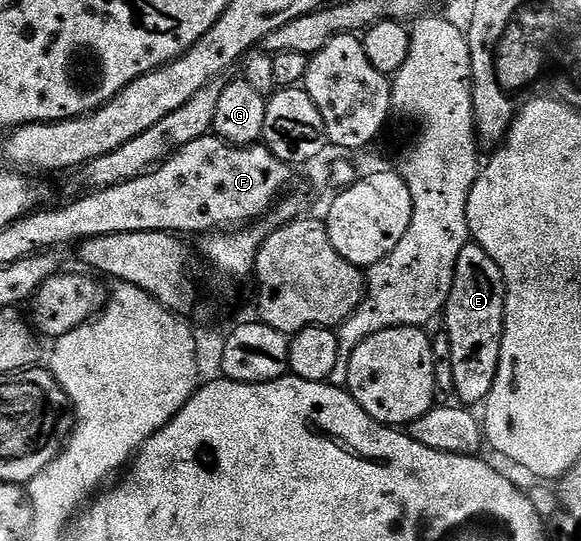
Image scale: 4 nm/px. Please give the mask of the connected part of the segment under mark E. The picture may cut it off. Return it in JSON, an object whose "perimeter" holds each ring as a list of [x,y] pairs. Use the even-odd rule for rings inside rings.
{"perimeter":[[[468,244],[456,260],[452,292],[446,301],[444,332],[452,344],[452,380],[454,394],[462,404],[485,403],[492,392],[500,364],[502,325],[506,319],[506,285],[502,269],[477,244]]]}

